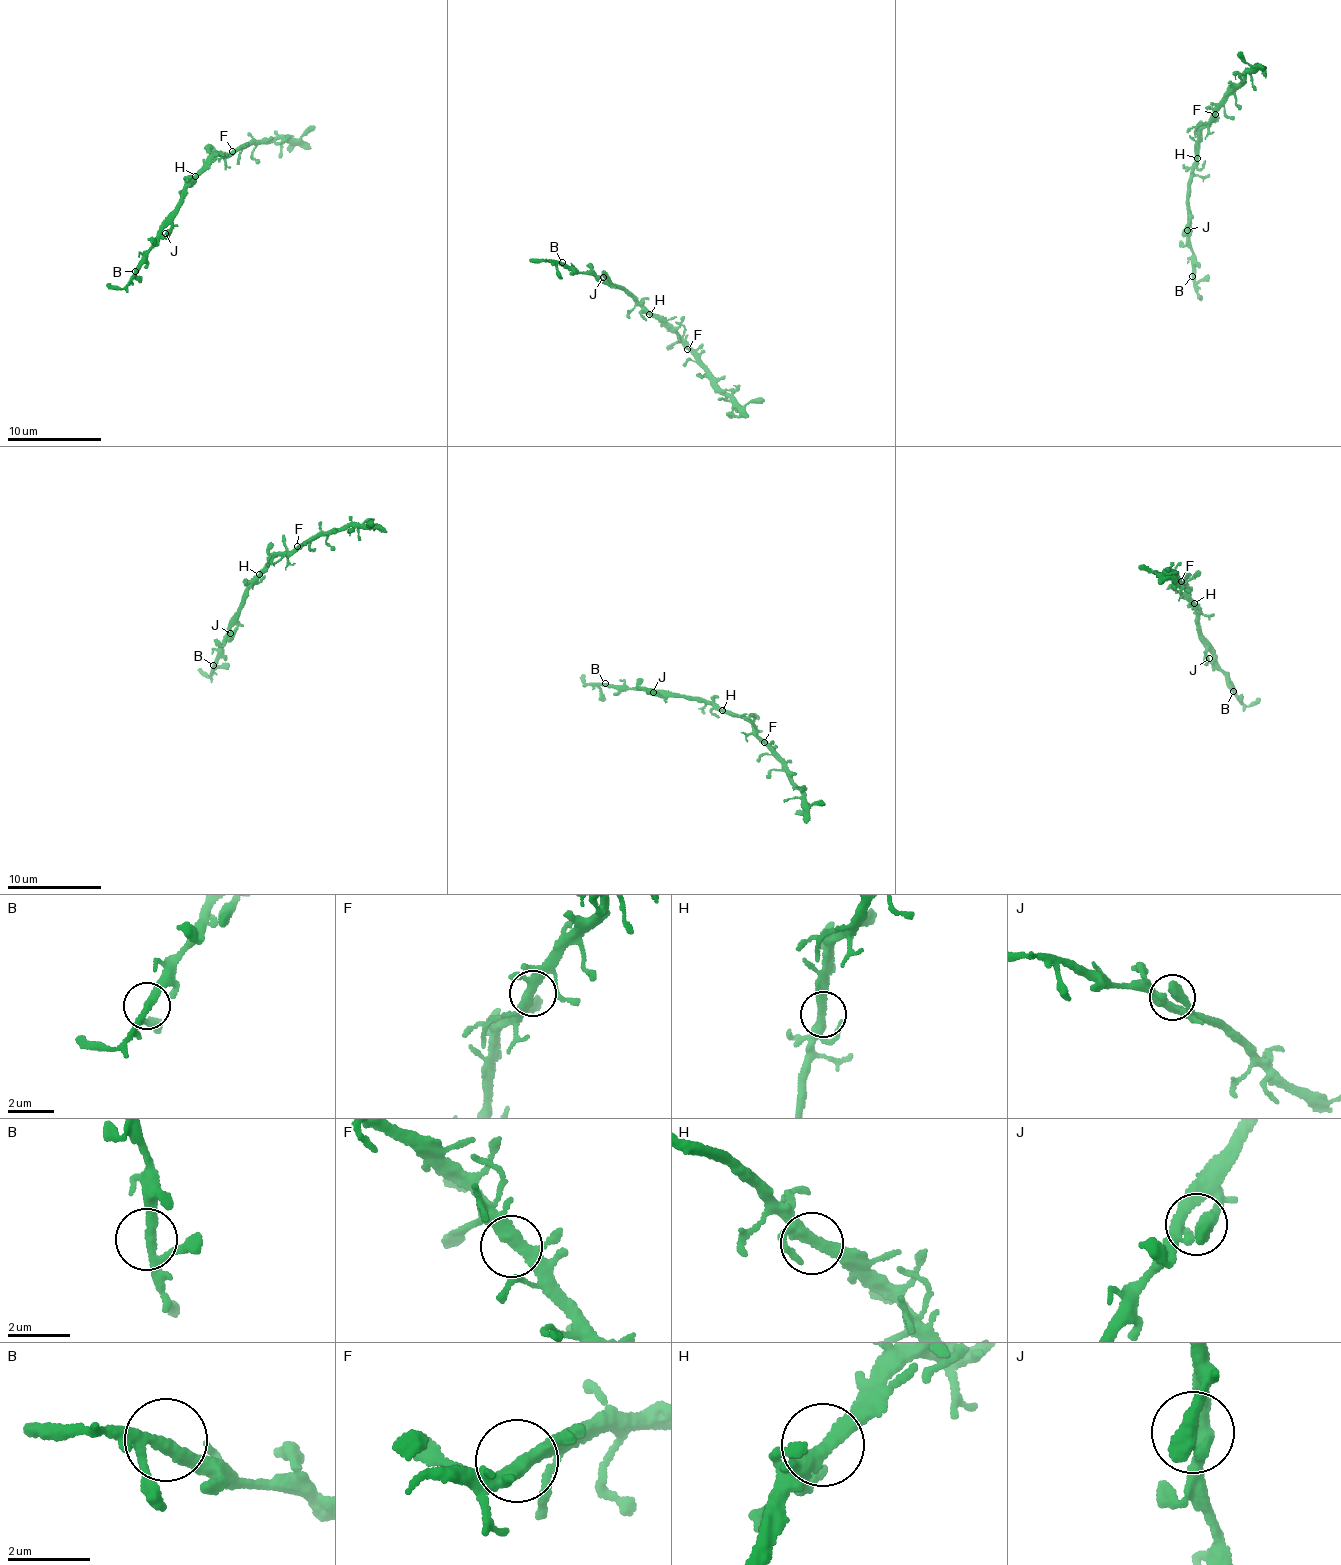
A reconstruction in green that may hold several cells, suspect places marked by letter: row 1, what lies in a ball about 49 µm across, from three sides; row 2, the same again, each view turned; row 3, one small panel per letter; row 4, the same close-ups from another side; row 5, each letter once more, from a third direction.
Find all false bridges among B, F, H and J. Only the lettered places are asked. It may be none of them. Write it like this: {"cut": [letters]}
{"cut": []}

